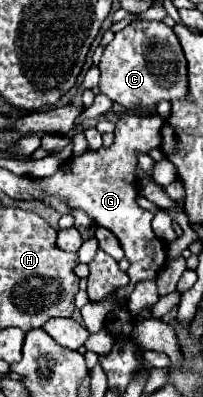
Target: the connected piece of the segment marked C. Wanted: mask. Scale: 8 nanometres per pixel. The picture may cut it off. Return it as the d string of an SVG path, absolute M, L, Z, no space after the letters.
M137 19L105 47L99 61L101 93L125 109L153 109L161 99L173 101L187 95L187 61L177 35L163 21Z

